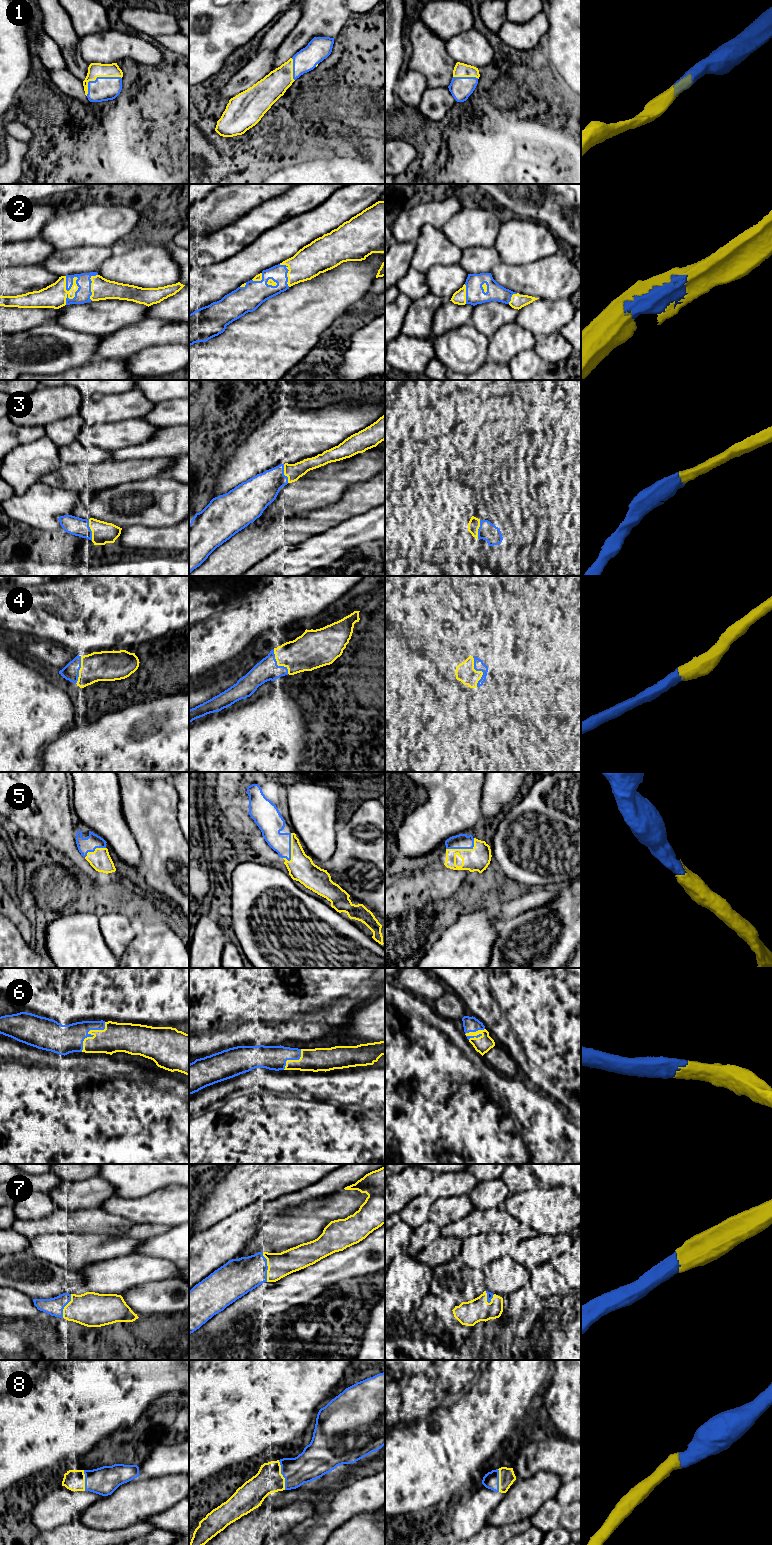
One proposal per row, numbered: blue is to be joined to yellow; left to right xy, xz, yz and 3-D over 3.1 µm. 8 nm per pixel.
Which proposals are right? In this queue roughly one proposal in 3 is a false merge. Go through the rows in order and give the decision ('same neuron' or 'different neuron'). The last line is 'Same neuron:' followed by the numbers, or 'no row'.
1: same neuron
2: same neuron
3: same neuron
4: same neuron
5: same neuron
6: same neuron
7: same neuron
8: same neuron
Same neuron: 1, 2, 3, 4, 5, 6, 7, 8

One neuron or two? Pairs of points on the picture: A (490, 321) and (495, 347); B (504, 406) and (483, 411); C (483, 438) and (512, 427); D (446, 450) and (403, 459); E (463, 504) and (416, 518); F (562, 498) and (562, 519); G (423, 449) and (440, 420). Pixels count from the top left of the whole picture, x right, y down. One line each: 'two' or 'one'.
A: two
B: one
C: one
D: two
E: one
F: two
G: two

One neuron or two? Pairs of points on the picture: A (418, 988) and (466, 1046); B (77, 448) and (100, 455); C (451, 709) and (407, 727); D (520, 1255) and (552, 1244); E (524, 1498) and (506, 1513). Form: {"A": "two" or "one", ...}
{"A": "two", "B": "one", "C": "one", "D": "one", "E": "one"}

